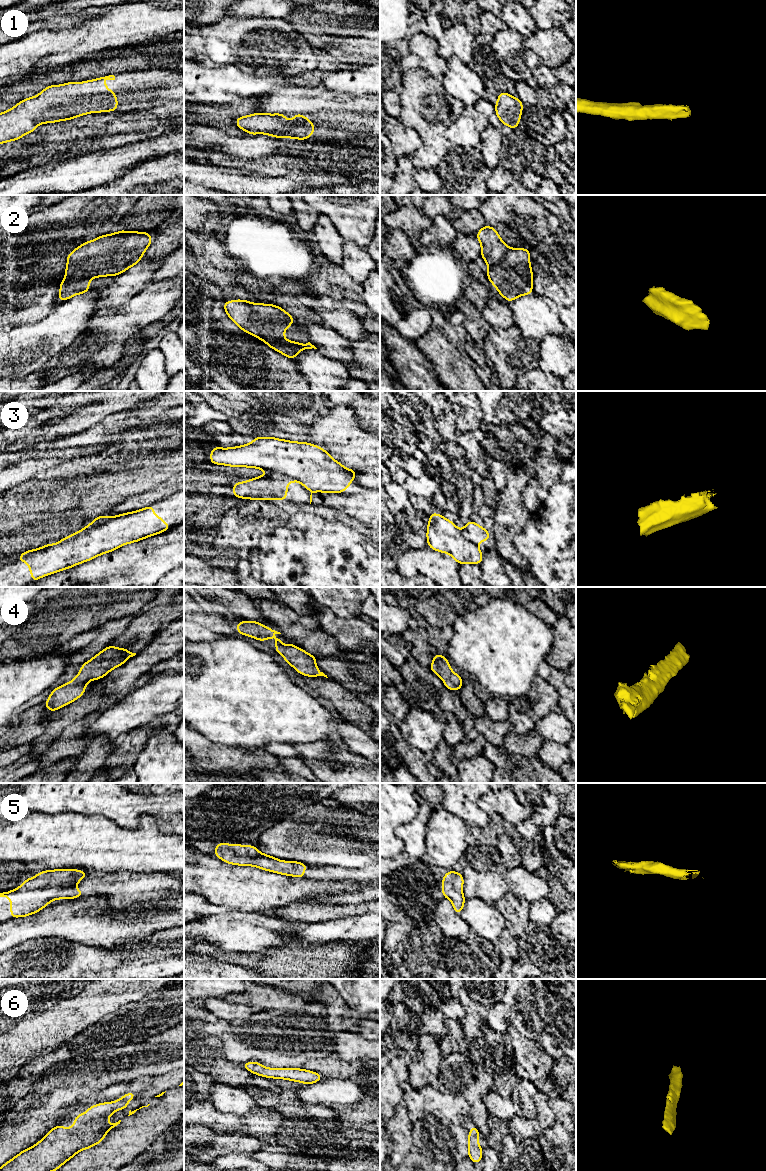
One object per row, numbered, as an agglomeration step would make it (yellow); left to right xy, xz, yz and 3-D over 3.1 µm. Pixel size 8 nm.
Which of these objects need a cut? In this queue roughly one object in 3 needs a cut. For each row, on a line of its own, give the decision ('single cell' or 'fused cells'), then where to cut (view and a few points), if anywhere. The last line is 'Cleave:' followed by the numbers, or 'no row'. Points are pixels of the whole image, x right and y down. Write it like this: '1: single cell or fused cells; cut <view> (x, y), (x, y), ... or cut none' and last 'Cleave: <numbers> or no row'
1: single cell; cut none
2: single cell; cut none
3: fused cells; cut xy (107, 518), (93, 524), (77, 535), (70, 535), (68, 537)
4: single cell; cut none
5: single cell; cut none
6: single cell; cut none
Cleave: 3

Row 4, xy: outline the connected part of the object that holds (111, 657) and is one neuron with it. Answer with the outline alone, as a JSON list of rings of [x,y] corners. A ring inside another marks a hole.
[[[109,645],[92,659],[82,664],[78,675],[70,682],[52,690],[44,703],[48,711],[59,710],[80,698],[86,689],[86,684],[106,676],[111,670],[123,665],[130,657],[135,656],[125,648]]]

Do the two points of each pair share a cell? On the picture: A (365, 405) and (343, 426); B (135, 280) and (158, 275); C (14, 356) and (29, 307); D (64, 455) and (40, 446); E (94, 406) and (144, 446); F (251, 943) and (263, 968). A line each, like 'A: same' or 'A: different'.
A: different
B: different
C: different
D: different
E: different
F: different

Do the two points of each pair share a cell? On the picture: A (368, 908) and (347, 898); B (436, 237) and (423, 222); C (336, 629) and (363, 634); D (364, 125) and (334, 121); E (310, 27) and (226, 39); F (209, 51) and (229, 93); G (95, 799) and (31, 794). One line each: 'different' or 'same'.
A: different
B: different
C: same
D: same
E: different
F: different
G: same

